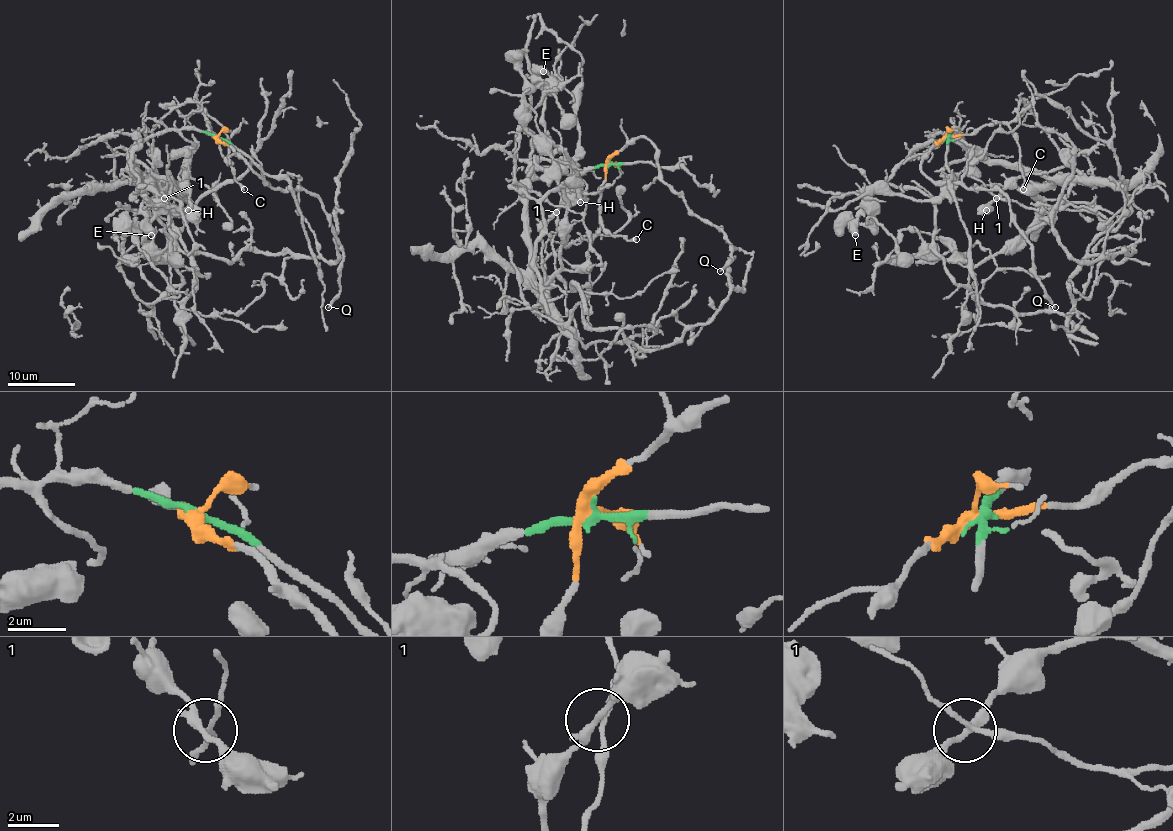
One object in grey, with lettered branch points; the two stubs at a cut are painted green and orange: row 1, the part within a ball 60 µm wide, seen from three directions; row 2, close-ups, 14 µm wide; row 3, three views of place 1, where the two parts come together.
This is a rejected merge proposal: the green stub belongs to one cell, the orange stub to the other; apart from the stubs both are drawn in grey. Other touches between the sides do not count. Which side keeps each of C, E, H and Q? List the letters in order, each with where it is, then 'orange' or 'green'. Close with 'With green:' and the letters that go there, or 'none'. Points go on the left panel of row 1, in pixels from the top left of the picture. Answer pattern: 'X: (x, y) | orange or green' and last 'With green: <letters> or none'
C: (244, 189) | orange
E: (151, 235) | green
H: (188, 210) | green
Q: (328, 307) | orange
With green: E, H

